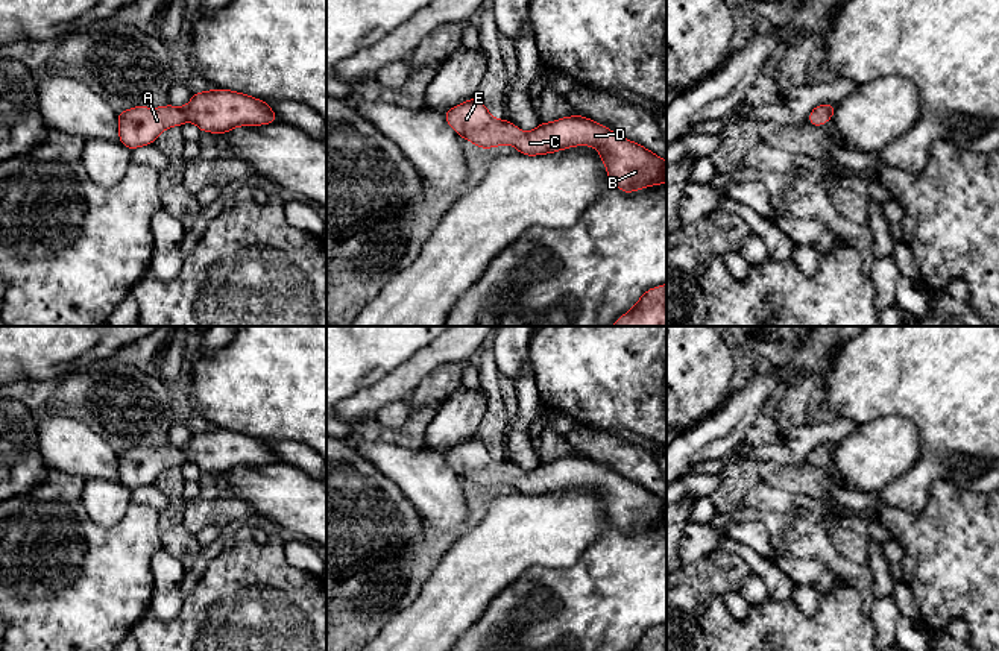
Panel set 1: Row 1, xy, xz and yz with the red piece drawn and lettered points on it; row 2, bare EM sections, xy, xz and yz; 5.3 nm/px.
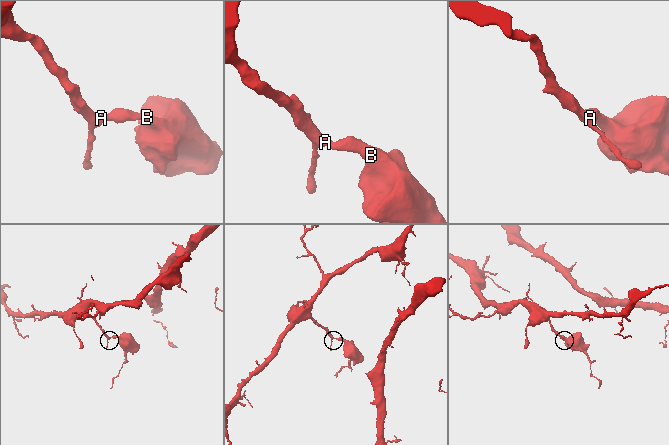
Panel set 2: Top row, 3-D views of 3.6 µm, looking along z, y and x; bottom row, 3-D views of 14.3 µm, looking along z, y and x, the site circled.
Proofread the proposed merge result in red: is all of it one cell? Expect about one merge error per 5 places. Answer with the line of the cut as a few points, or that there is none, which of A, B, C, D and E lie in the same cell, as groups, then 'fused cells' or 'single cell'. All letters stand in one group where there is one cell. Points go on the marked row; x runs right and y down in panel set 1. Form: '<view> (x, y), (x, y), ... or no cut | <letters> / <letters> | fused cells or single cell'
no cut | A B C D E | single cell

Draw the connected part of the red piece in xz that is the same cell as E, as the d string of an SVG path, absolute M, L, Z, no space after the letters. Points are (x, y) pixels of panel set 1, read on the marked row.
M478 97L443 115L463 140L481 149L513 144L519 153L534 156L572 146L592 146L604 161L609 181L624 193L667 184L667 161L583 115L540 123L533 132L524 132L509 120L493 118Z

